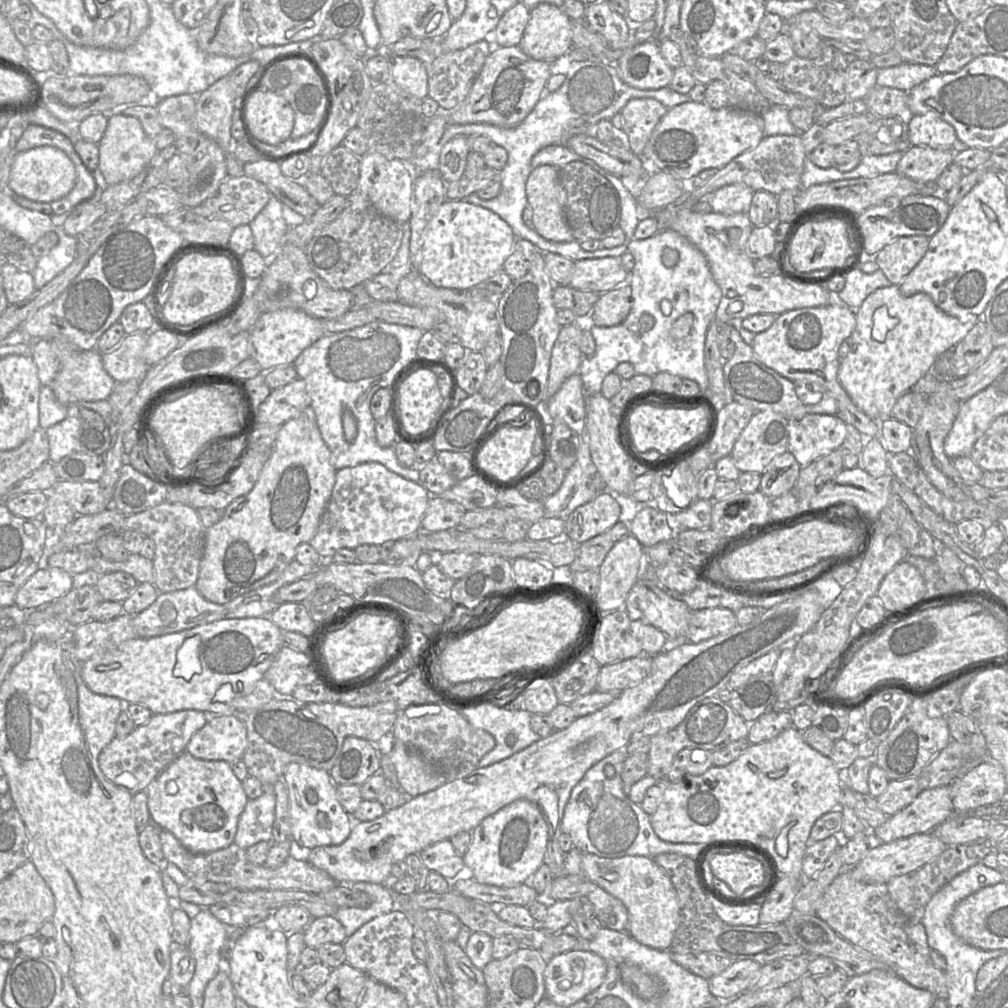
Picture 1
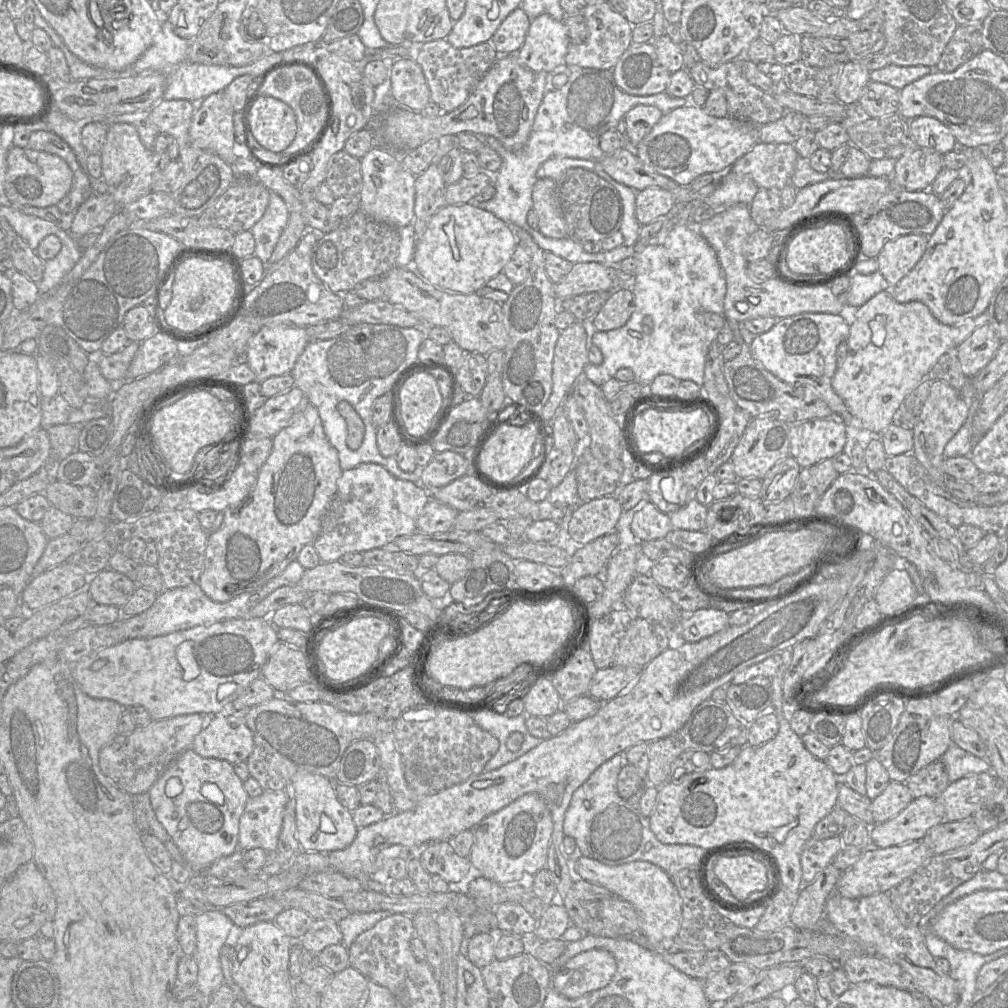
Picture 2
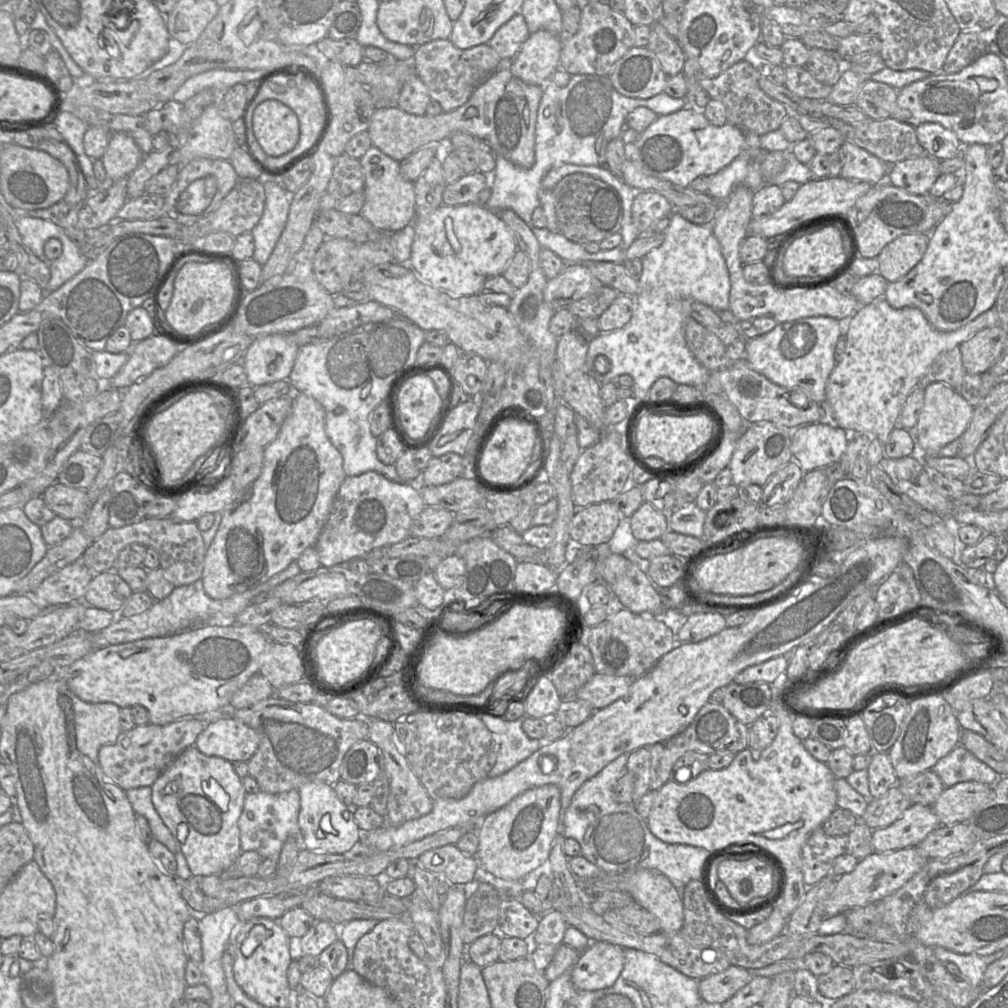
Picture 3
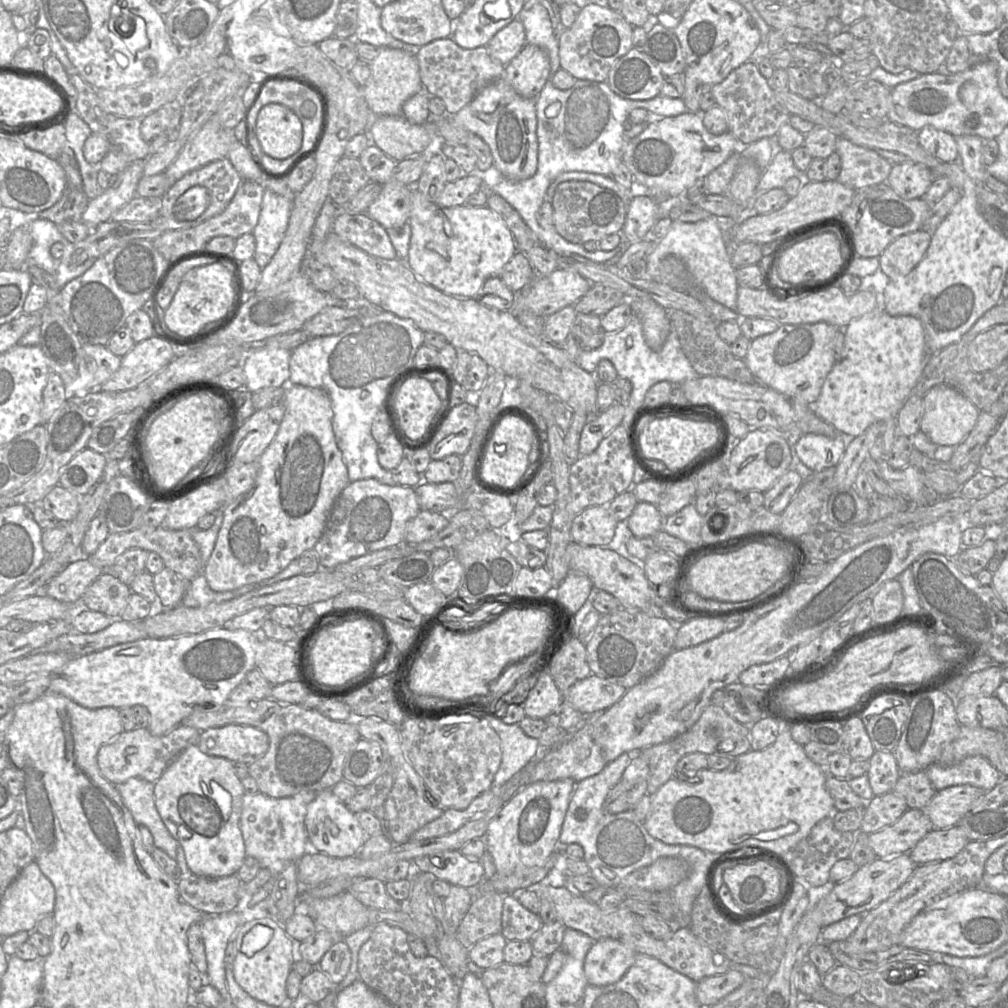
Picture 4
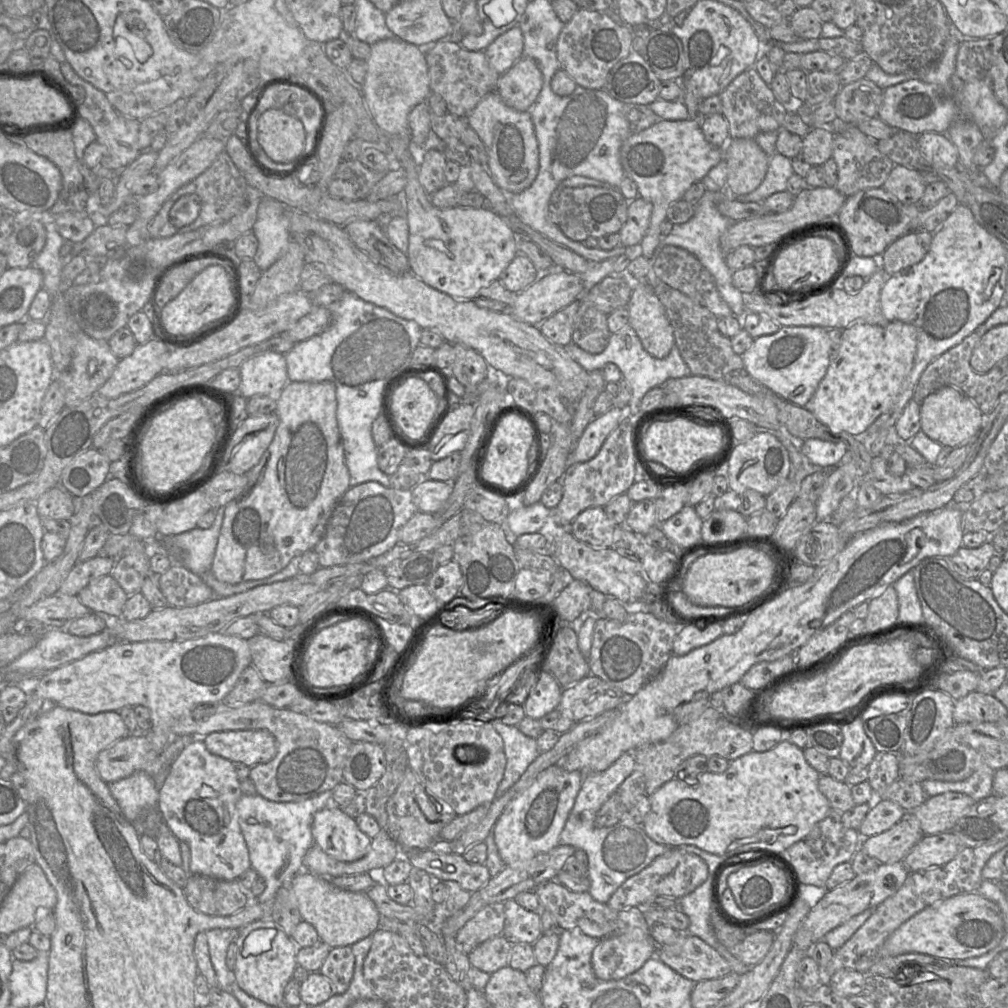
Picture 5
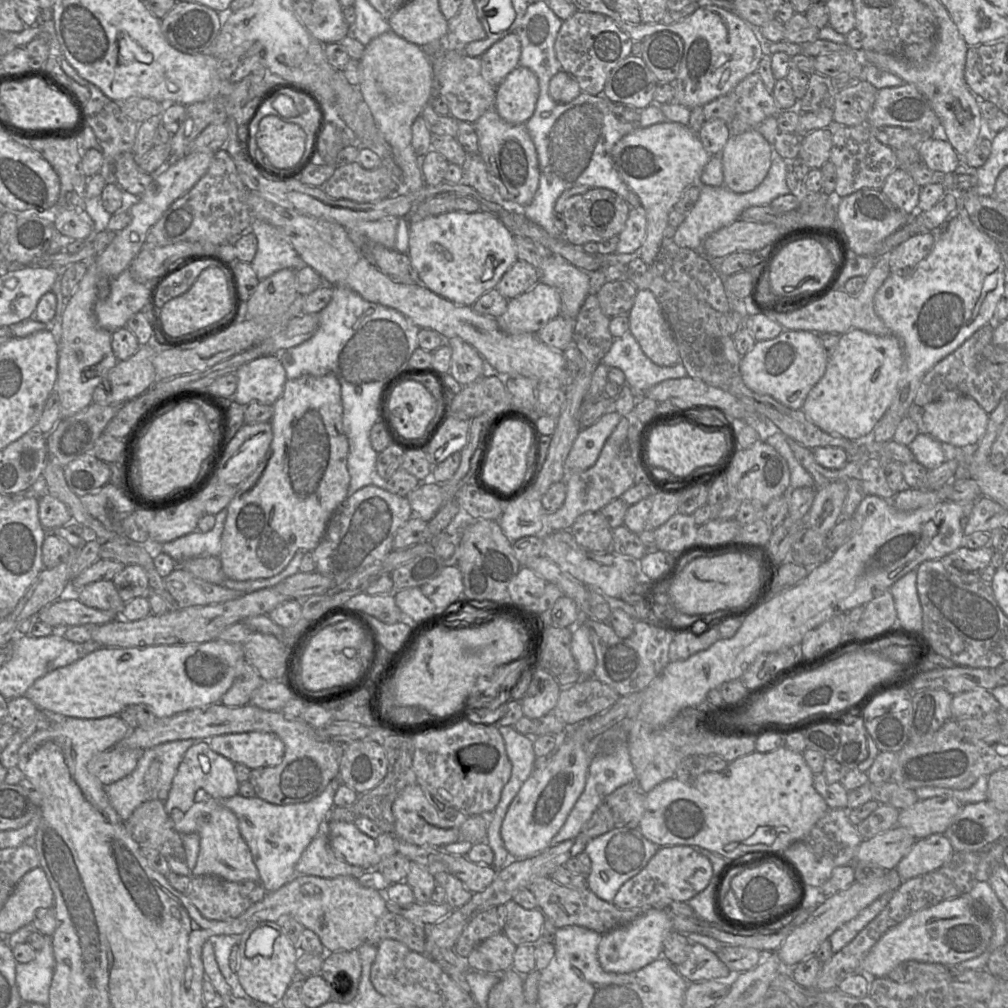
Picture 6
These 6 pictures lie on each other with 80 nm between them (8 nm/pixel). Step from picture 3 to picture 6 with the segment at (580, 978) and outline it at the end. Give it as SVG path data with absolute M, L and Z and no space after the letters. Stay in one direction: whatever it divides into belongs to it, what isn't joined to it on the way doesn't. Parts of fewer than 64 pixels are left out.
M648 908L632 922L601 934L597 956L602 969L629 973L643 968L663 955L664 940L673 931L672 917L661 909Z

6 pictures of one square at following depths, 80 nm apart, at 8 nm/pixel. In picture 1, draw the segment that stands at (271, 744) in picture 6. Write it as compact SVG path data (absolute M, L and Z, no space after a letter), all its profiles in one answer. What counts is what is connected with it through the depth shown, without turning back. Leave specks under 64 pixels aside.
M211 715L189 740L186 751L197 759L223 760L229 764L242 758L247 747L246 726L235 715Z

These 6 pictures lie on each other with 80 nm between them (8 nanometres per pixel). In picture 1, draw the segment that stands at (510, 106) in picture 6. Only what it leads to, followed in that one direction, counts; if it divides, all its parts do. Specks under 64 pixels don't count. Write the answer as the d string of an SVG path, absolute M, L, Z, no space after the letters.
M540 3L530 10L519 47L532 59L555 61L572 47L571 19L561 7Z

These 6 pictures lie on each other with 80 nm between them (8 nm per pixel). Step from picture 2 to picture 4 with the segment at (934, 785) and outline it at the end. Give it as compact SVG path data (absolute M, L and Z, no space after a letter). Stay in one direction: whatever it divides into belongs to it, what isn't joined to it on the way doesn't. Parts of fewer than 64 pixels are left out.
M925 770L902 773L893 791L904 797L908 809L923 809L937 792Z

